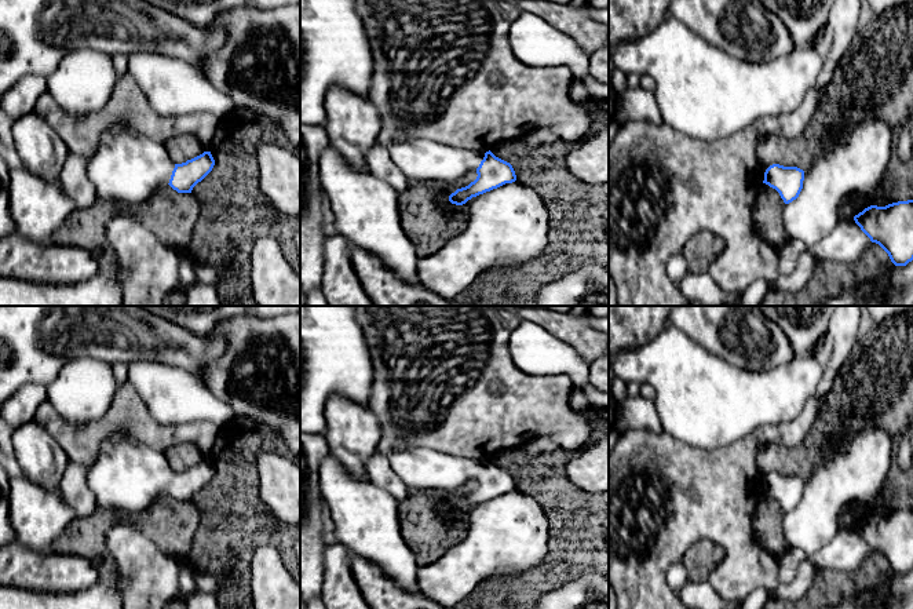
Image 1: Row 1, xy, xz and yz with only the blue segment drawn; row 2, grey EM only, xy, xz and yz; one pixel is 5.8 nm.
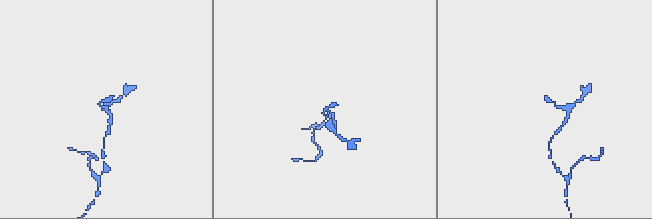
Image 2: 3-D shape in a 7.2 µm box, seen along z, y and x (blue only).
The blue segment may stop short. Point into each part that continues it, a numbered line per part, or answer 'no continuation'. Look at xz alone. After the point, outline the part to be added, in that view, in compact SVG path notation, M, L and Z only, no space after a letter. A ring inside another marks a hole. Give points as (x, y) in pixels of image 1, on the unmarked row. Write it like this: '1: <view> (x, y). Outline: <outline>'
1: xz (419, 467). Outline: M432 448L391 451L391 468L409 491L456 491L470 479L476 479L485 462L438 452Z

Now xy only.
1: xy (128, 476). Outline: M118 430L102 442L87 479L96 507L131 515L168 493L174 477L168 453Z

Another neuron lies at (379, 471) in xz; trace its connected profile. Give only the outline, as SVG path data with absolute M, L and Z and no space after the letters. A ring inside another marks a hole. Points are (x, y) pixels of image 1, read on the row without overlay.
M379 451L366 462L368 479L388 492L398 503L408 497L409 489L399 475L391 468L388 457Z

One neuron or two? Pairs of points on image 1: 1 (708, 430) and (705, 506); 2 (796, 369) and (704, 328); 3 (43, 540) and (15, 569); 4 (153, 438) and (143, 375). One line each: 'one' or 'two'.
1: two
2: two
3: two
4: two

